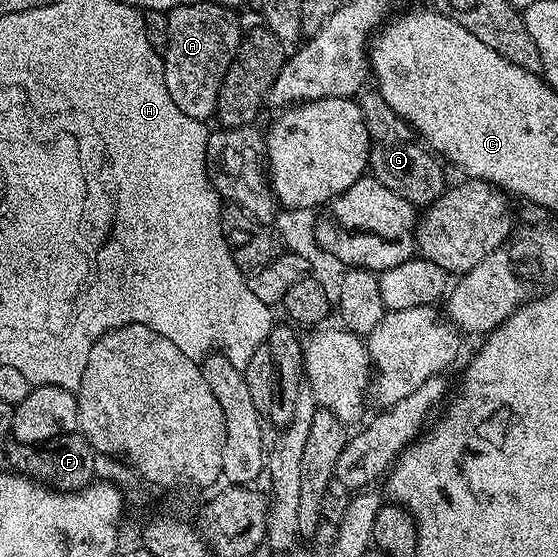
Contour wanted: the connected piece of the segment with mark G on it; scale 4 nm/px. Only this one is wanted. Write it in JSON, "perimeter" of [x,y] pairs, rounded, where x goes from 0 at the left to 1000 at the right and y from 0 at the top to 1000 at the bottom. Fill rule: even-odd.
{"perimeter":[[[676,163],[651,165],[645,187],[663,251],[661,309],[688,329],[695,343],[710,343],[710,350],[731,357],[746,372],[762,372],[789,357],[803,338],[803,323],[792,312],[794,291],[737,237],[735,223],[688,185]]]}

